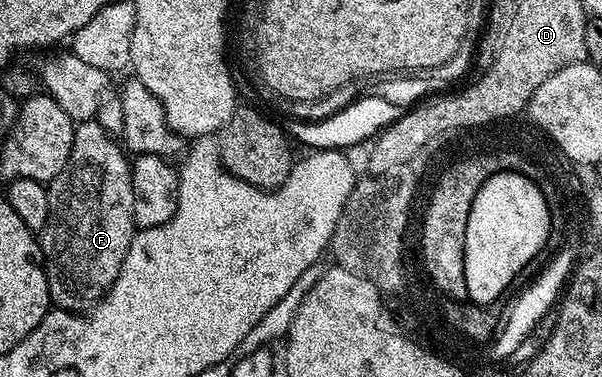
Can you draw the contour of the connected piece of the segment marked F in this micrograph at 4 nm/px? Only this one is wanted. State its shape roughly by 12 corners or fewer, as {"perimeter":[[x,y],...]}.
{"perimeter":[[75,124],[46,185],[51,302],[89,310],[136,232],[123,146]]}

